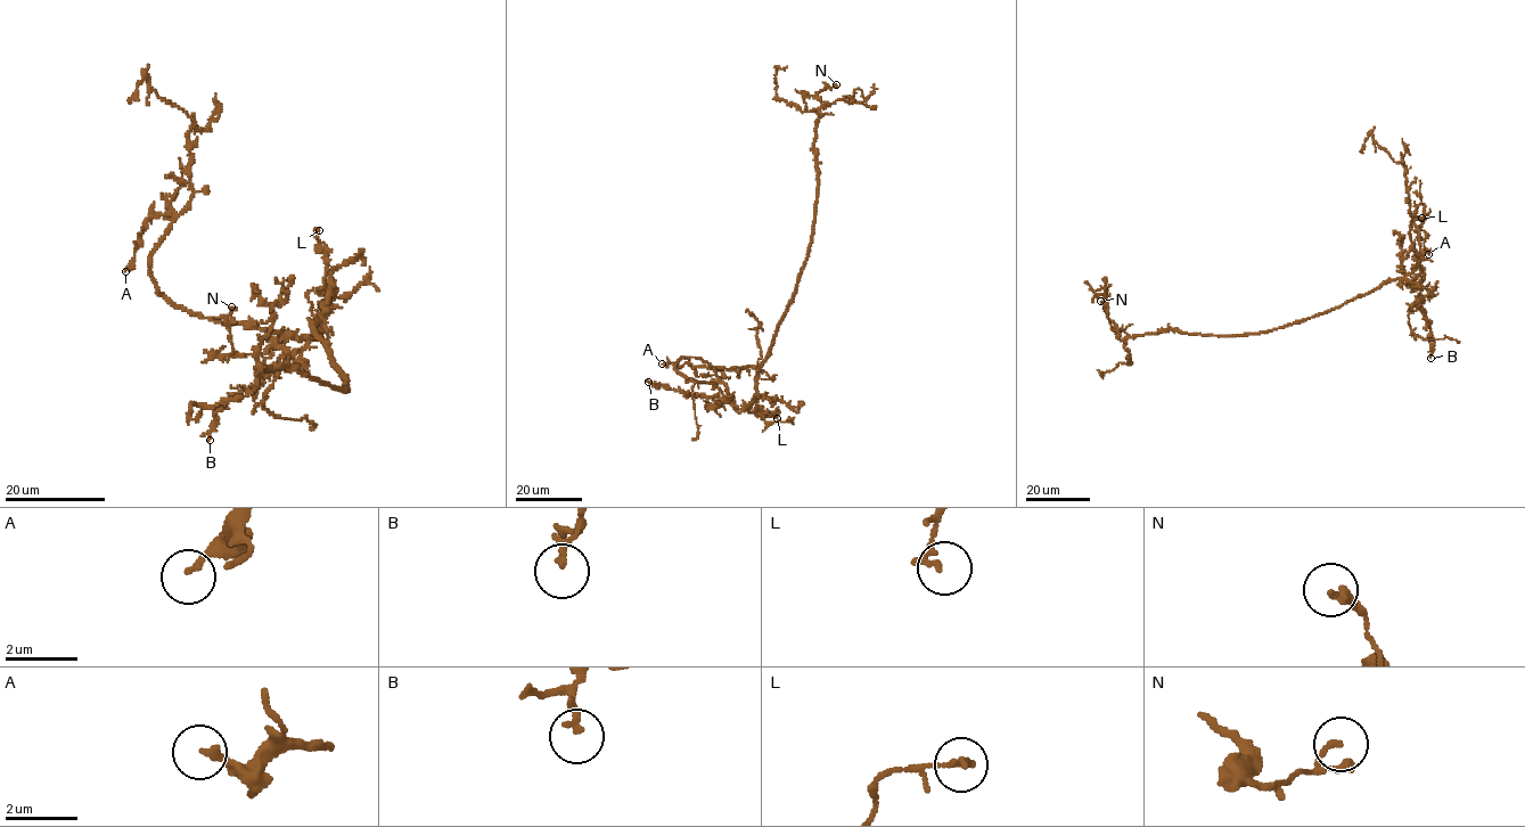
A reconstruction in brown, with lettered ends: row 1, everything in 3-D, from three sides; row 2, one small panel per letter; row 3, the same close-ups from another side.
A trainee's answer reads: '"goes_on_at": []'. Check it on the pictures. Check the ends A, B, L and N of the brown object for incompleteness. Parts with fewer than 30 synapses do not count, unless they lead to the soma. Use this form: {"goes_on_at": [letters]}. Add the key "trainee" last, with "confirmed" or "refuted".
{"goes_on_at": [], "trainee": "confirmed"}

